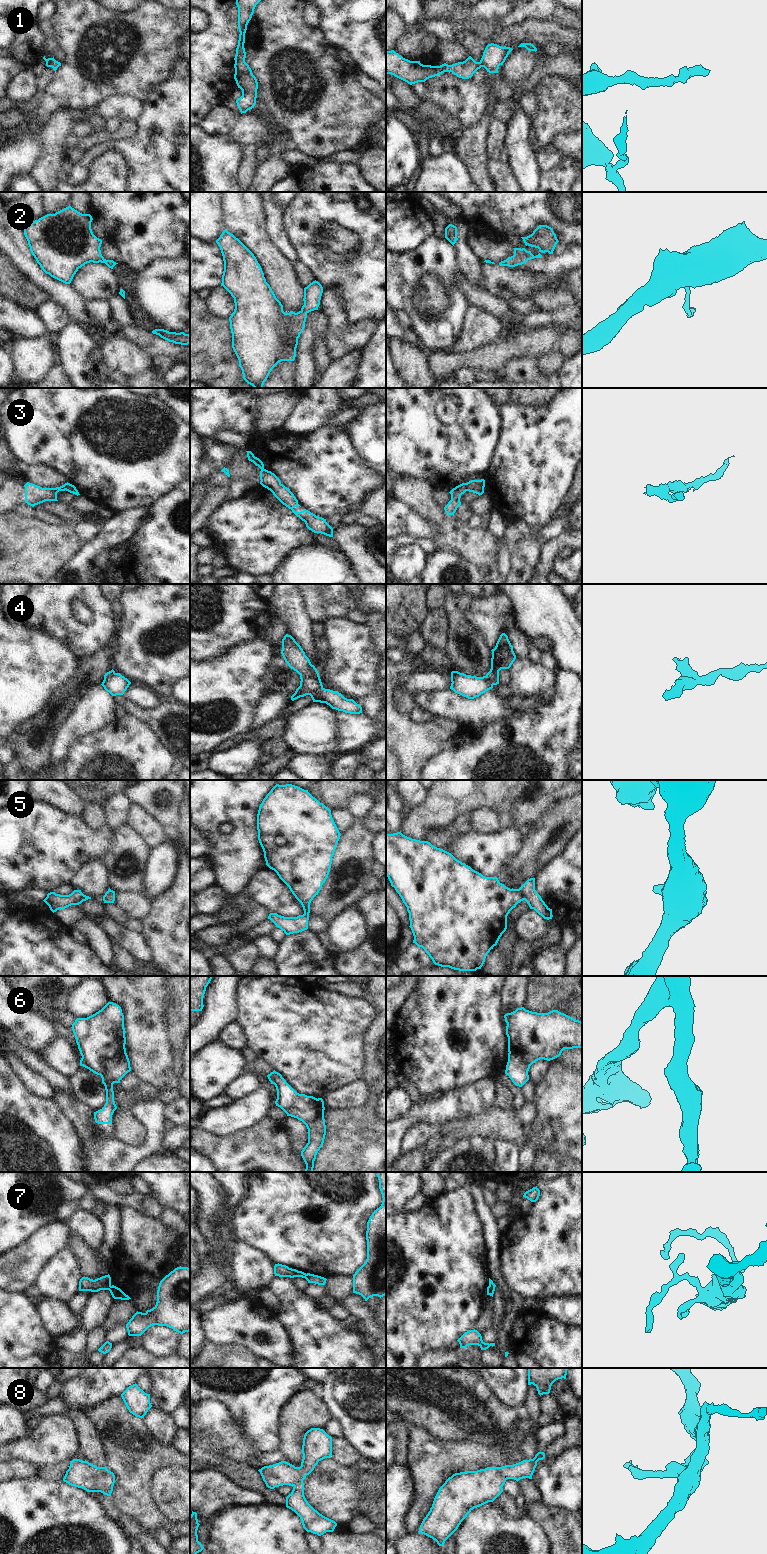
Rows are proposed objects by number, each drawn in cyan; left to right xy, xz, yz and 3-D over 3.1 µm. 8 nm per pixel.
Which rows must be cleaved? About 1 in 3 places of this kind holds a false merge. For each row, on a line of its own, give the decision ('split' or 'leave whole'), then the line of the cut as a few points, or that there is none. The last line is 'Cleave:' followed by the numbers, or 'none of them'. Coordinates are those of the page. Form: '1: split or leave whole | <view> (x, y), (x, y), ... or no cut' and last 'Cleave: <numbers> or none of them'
1: leave whole | no cut
2: leave whole | no cut
3: split | yz (467, 483), (466, 490)
4: leave whole | no cut
5: split | yz (518, 889), (524, 899)
6: split | xy (125, 1051), (109, 1059), (104, 1064), (104, 1071), (100, 1075)
7: split | xy (111, 1286), (108, 1289)
8: leave whole | no cut
Cleave: 3, 5, 6, 7

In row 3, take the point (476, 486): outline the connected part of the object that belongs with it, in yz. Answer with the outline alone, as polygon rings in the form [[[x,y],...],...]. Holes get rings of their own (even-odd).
[[[471,480],[466,484],[466,490],[478,494],[479,496],[484,493],[485,480]]]

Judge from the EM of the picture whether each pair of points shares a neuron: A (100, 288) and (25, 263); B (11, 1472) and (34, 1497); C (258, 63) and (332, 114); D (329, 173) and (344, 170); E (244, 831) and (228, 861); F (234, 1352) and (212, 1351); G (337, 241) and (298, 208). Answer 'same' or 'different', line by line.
A: different
B: different
C: same
D: same
E: same
F: same
G: same

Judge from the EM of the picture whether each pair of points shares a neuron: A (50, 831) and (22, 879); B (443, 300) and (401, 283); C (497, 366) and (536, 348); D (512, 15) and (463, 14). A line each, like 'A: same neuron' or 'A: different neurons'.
A: same neuron
B: same neuron
C: same neuron
D: different neurons

